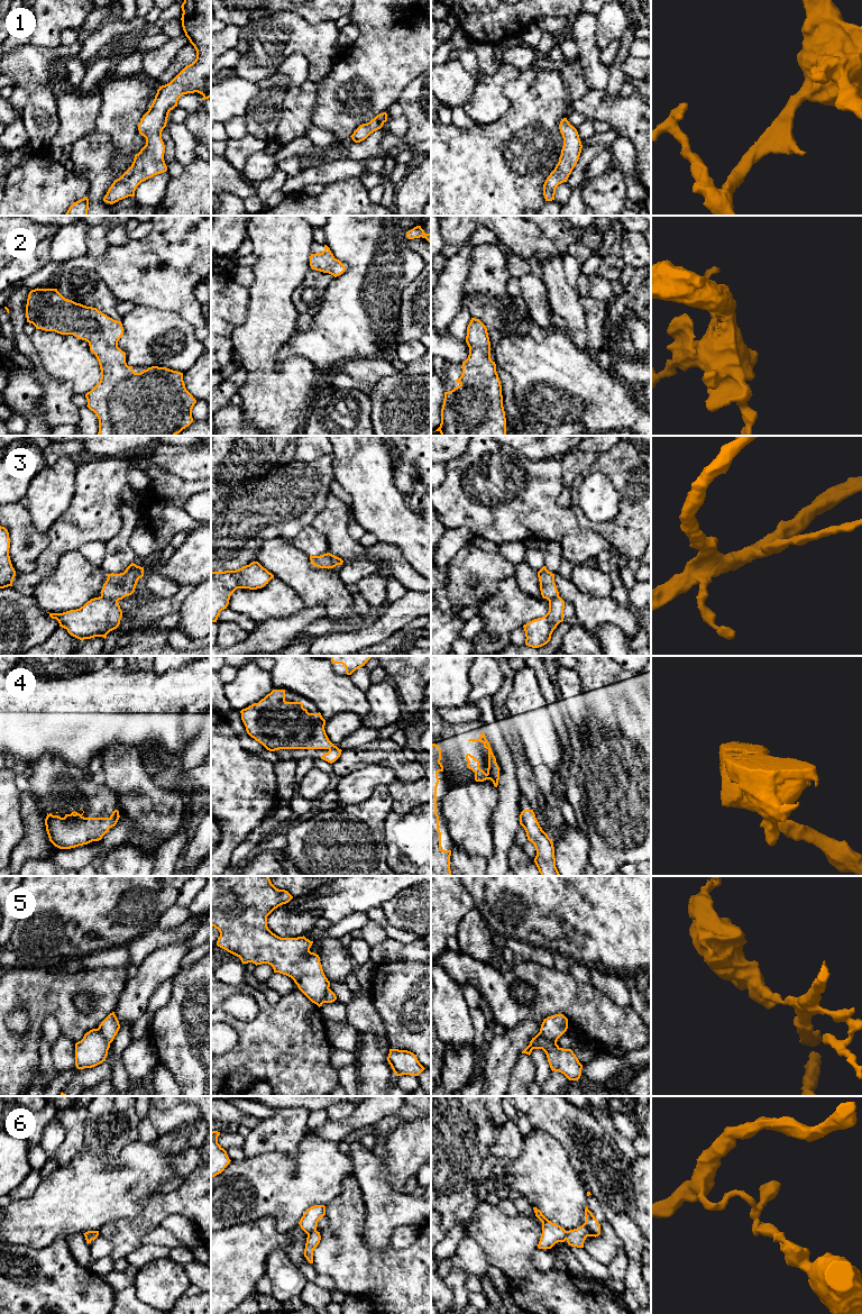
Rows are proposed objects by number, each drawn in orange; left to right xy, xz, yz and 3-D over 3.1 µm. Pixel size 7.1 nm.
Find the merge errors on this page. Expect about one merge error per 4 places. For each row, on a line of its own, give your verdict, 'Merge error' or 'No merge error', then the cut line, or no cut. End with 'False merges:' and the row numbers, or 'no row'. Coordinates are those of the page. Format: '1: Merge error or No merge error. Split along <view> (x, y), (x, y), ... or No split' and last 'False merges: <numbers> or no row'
1: No merge error. No split
2: No merge error. No split
3: Merge error. Split along xy (101, 595), (117, 601)
4: No merge error. No split
5: Merge error. Split along yz (540, 1031), (548, 1039), (556, 1042)
6: Merge error. Split along xz (315, 1230), (308, 1234)
False merges: 3, 5, 6

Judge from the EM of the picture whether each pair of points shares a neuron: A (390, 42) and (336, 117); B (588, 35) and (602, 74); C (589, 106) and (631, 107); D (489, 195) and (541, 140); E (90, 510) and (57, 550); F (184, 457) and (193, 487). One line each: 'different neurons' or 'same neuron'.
A: same neuron
B: same neuron
C: same neuron
D: same neuron
E: same neuron
F: different neurons

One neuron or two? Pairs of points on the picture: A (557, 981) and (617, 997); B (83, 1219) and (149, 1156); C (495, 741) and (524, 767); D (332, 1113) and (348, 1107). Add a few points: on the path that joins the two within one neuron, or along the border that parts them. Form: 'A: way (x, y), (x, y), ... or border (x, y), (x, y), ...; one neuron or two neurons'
A: border (590, 982), (615, 1003), (629, 1006); two neurons
B: way (100, 1202), (133, 1173); one neuron
C: border (501, 731), (511, 754), (517, 782); two neurons
D: way (336, 1112), (345, 1109); one neuron

